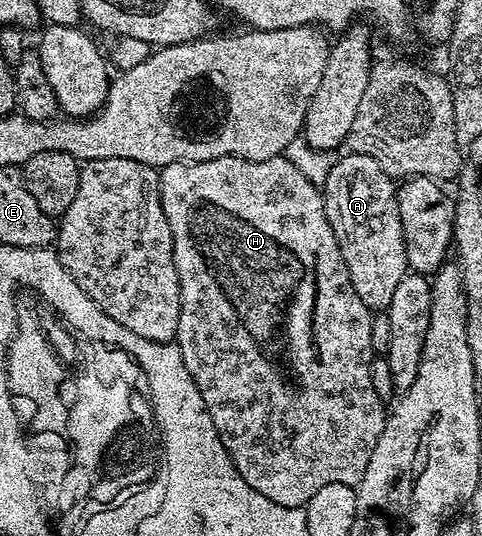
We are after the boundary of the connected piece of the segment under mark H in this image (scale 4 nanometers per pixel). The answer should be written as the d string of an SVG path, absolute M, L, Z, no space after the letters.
M284 155L268 160L226 156L167 164L159 172L159 193L169 230L173 234L173 262L177 266L183 299L174 343L179 345L185 366L193 382L197 382L197 390L201 390L201 398L205 398L209 418L213 418L213 426L237 474L241 474L241 478L245 478L245 482L249 482L249 486L253 486L257 494L265 494L269 502L277 502L277 506L286 508L304 507L309 498L313 498L313 494L321 490L321 486L333 486L333 482L352 486L360 484L365 466L369 466L369 458L373 458L377 438L381 438L387 412L385 403L377 396L370 378L373 359L370 324L373 313L365 306L365 302L361 302L361 298L357 298L357 290L353 290L353 282L349 282L345 258L341 258L333 226L329 226L329 218L325 214L321 188Z

